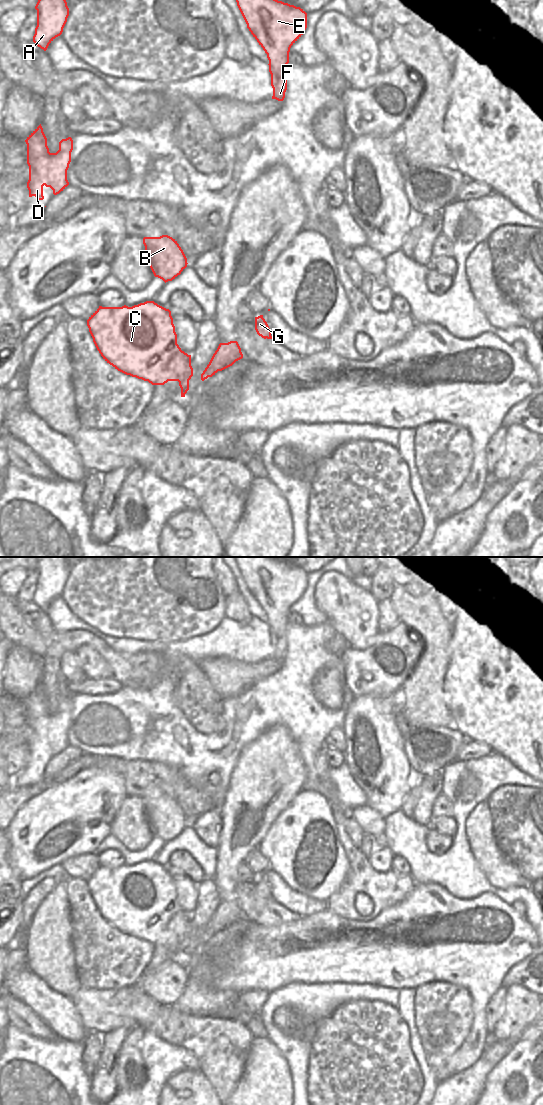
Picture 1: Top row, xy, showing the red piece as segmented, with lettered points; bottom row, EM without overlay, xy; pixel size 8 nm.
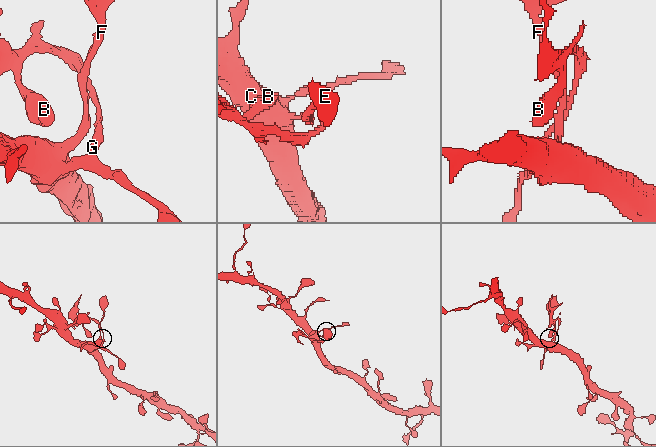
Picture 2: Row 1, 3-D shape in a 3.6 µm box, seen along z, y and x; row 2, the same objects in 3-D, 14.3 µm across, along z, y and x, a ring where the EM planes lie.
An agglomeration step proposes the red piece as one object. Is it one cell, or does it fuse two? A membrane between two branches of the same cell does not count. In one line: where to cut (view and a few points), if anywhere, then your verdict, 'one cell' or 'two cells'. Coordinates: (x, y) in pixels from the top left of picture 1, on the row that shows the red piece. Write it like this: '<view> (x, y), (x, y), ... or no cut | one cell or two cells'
xy (259, 335), (266, 337) | two cells

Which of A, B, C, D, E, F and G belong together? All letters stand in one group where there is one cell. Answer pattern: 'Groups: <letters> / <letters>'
Groups: A B D G / C E F.

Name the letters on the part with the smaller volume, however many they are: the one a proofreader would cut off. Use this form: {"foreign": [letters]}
{"foreign": ["A", "B", "D", "G"]}

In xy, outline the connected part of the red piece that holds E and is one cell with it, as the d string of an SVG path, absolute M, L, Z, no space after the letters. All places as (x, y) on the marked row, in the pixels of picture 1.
M236 0L247 28L267 54L272 99L283 101L291 46L307 28L307 13L278 0Z

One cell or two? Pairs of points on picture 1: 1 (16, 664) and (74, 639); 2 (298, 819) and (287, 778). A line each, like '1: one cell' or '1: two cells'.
1: two cells
2: two cells

